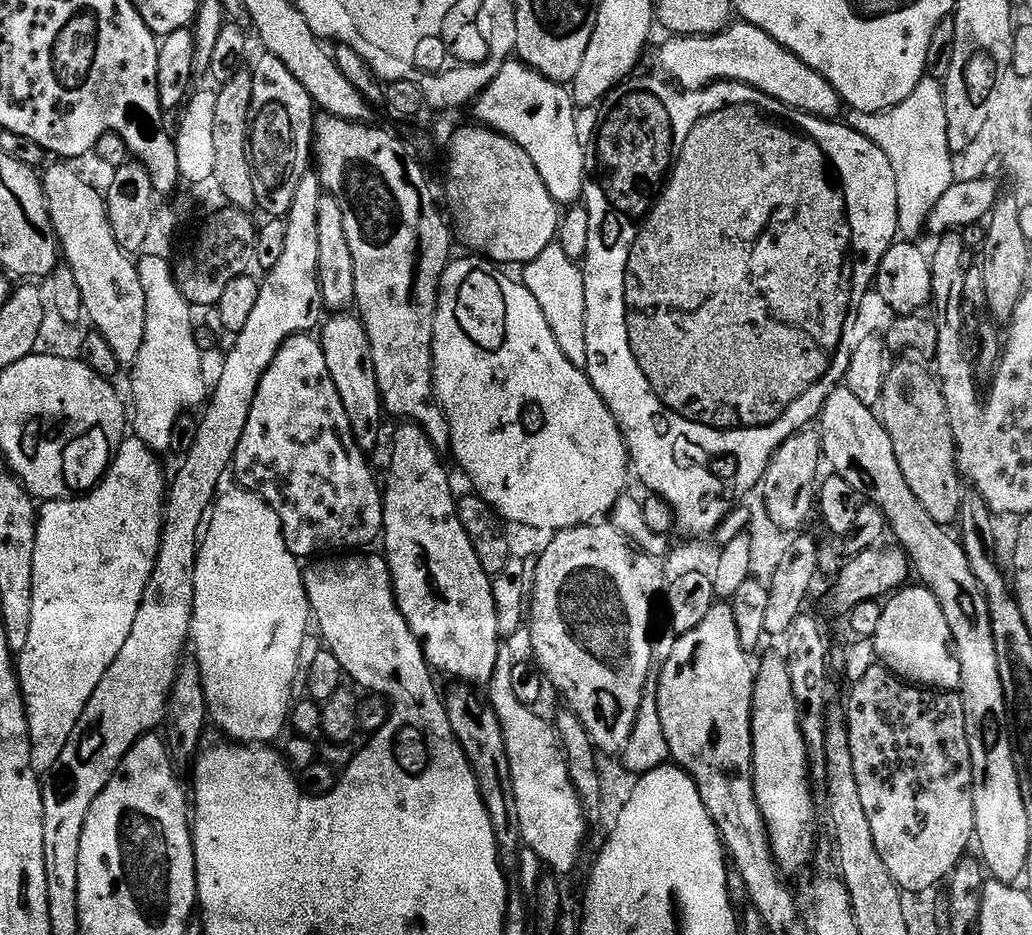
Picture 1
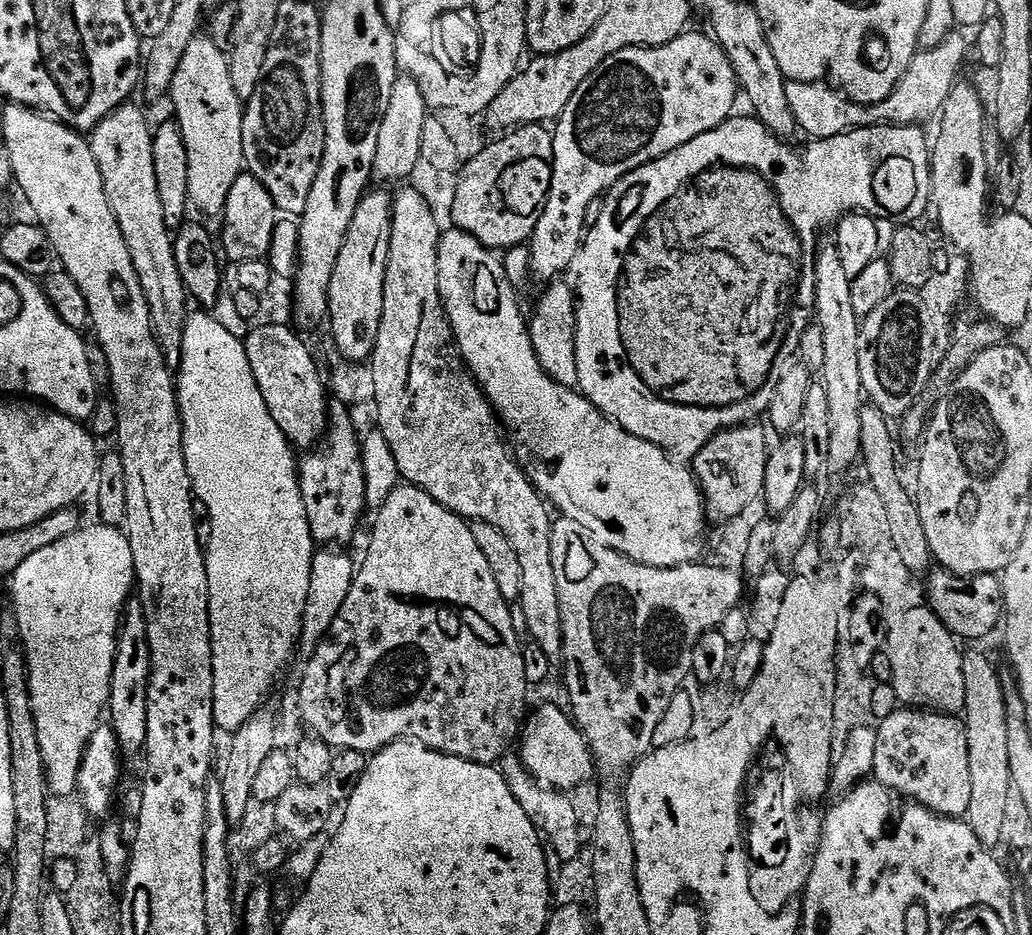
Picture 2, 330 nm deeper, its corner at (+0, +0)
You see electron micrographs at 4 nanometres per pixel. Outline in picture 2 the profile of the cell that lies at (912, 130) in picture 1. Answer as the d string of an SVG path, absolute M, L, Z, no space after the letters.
M953 30L942 42L942 46L934 46L917 51L910 62L906 74L896 84L890 96L880 104L862 105L849 100L835 87L824 82L801 84L789 82L786 86L786 102L796 119L796 127L801 133L812 136L813 141L825 140L851 132L854 128L870 128L873 126L920 126L931 121L944 107L944 100L950 90L956 87L960 72L960 63L964 55L969 55L970 44L964 41L965 33Z

